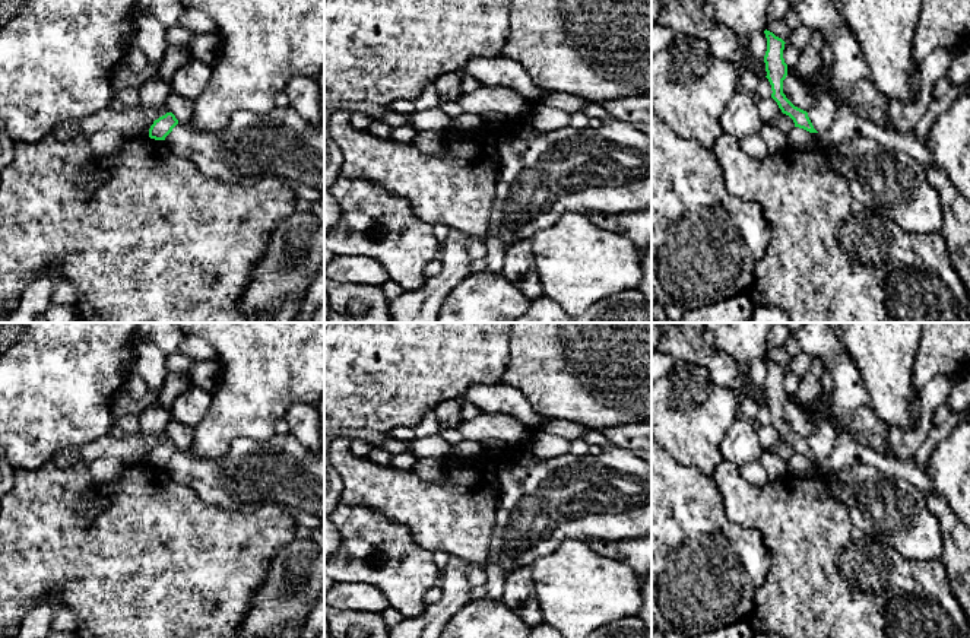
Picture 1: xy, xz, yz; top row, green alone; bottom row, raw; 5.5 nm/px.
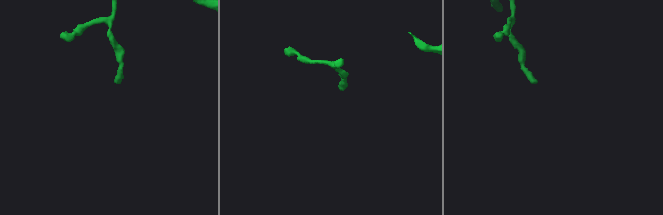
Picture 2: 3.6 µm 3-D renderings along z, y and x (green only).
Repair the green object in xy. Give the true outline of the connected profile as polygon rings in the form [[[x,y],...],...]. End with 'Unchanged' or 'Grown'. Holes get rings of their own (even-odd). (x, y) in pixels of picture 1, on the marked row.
[[[167,112],[153,121],[149,128],[149,137],[155,140],[165,140],[165,137],[172,131],[172,128],[178,124],[178,120],[172,112]]]. Unchanged

